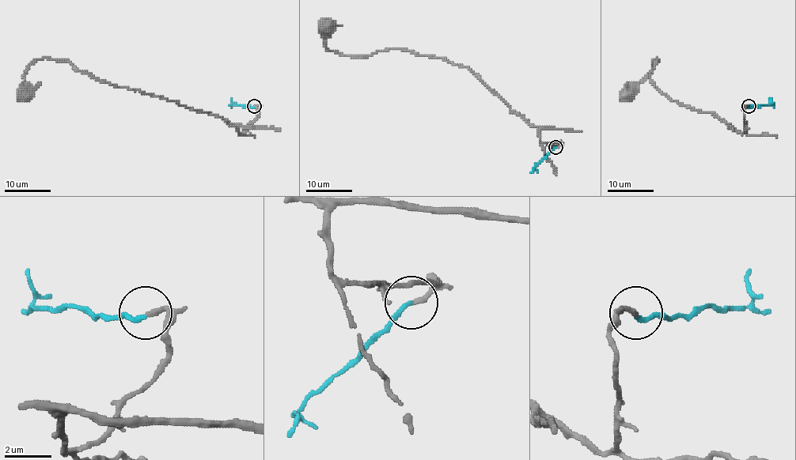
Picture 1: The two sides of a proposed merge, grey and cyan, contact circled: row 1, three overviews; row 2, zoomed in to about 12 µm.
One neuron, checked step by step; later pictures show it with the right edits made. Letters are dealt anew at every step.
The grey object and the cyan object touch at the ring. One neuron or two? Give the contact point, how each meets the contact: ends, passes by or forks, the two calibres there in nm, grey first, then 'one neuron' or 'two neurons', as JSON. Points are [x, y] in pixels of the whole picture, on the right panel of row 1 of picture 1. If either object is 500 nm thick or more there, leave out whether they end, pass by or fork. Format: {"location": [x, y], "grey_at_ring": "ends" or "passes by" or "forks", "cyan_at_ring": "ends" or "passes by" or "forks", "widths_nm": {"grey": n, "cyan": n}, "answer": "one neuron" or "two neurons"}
{"location": [748, 106], "grey_at_ring": "ends", "cyan_at_ring": "ends", "widths_nm": {"grey": 220, "cyan": 190}, "answer": "one neuron"}

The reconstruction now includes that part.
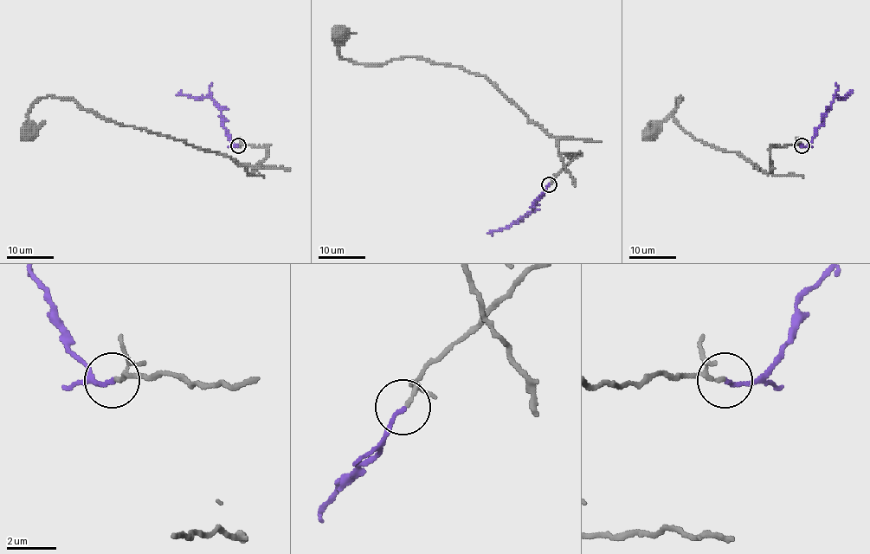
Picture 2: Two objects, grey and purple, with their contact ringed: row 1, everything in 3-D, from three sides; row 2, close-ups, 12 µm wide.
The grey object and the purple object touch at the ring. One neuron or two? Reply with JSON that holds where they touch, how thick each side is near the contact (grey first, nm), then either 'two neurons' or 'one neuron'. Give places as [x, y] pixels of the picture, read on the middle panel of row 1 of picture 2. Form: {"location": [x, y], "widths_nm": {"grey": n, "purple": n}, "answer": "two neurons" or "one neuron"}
{"location": [549, 184], "widths_nm": {"grey": 120, "purple": 160}, "answer": "one neuron"}

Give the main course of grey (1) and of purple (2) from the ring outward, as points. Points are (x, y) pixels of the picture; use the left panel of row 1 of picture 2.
1: (238, 145), (267, 145), (267, 156), (248, 173), (226, 154), (49, 95), (32, 105), (29, 132)
2: (238, 145), (235, 146), (230, 139), (222, 124), (222, 112), (209, 97), (177, 95)

